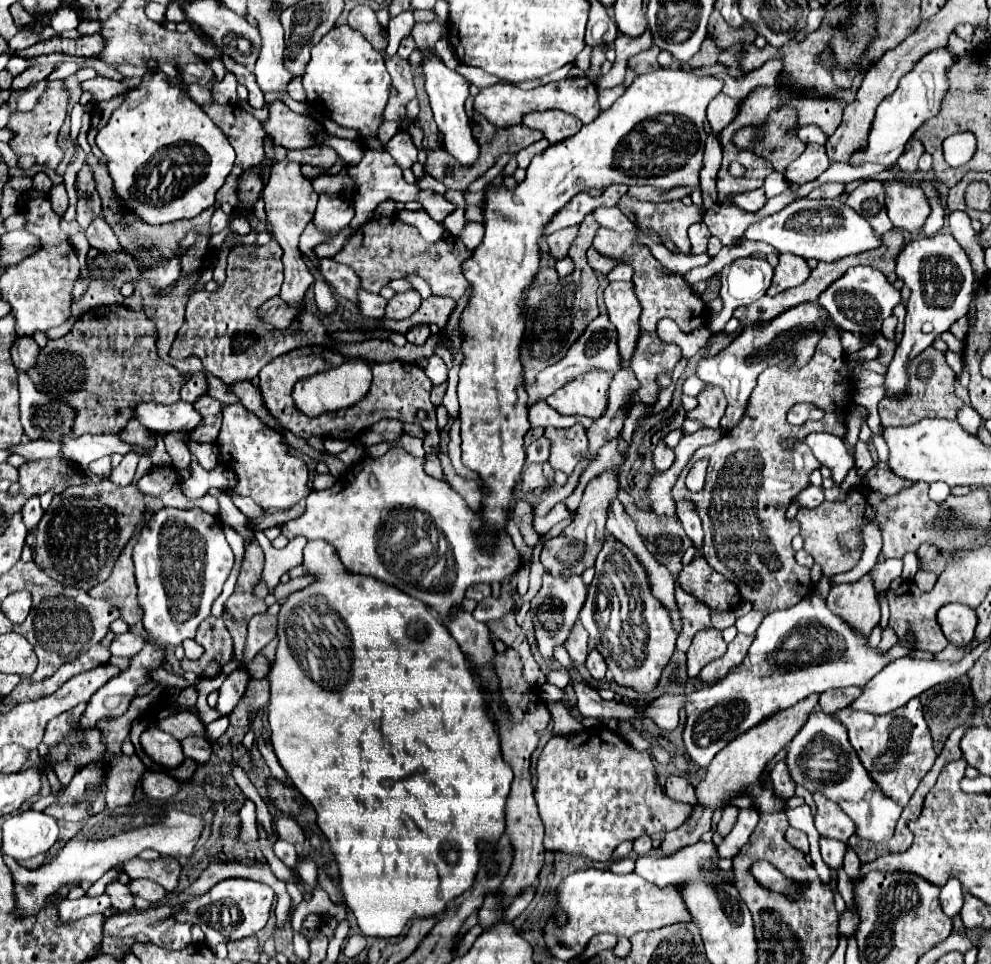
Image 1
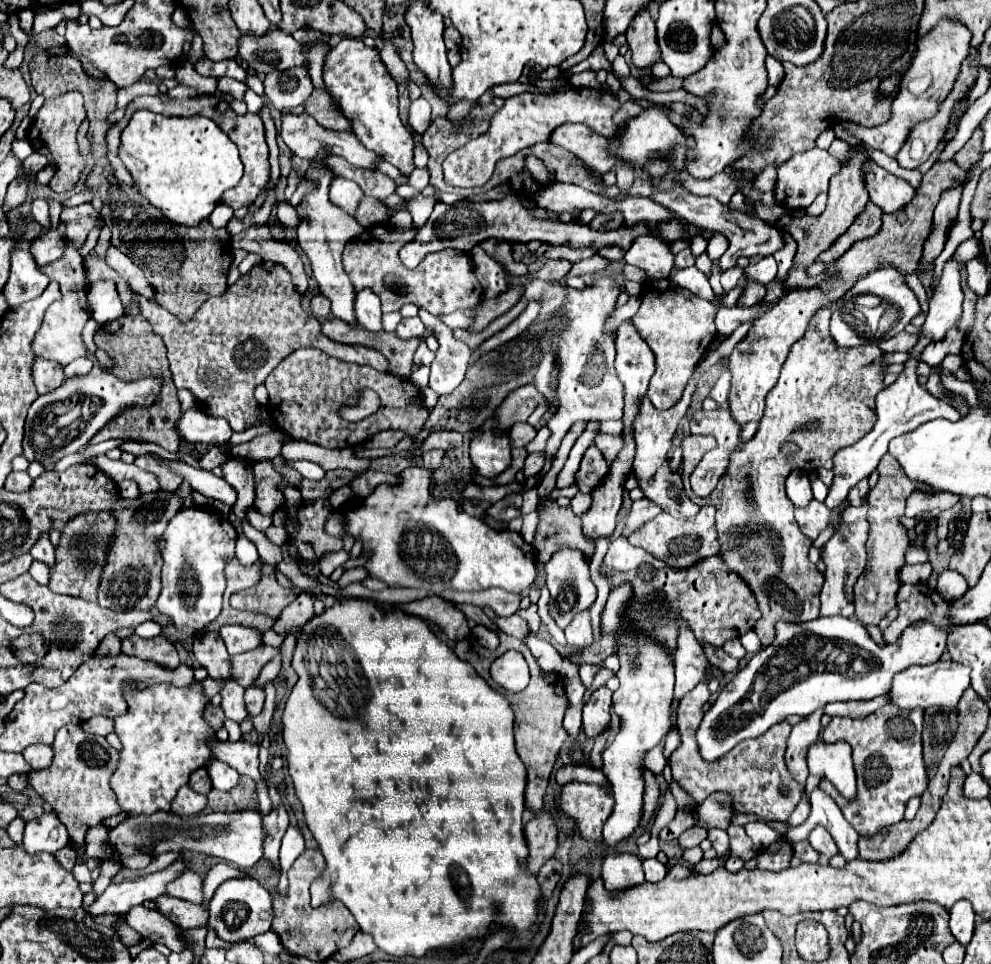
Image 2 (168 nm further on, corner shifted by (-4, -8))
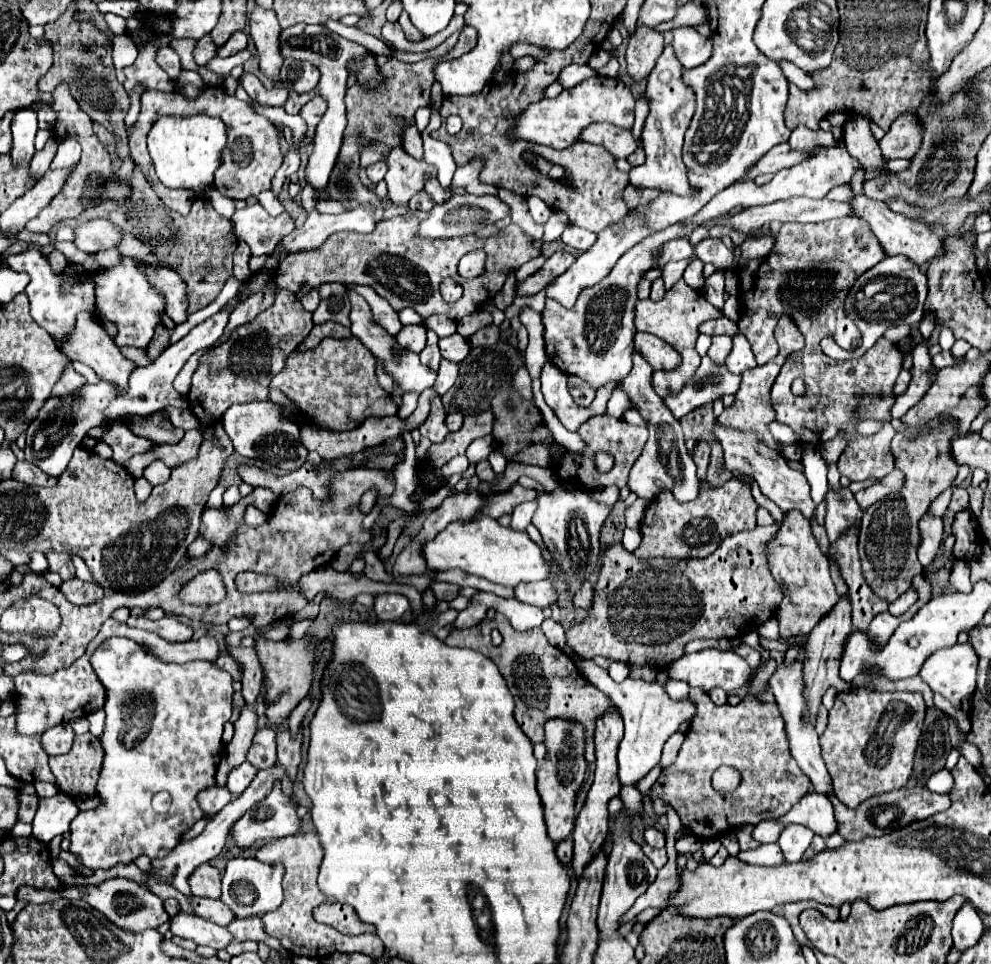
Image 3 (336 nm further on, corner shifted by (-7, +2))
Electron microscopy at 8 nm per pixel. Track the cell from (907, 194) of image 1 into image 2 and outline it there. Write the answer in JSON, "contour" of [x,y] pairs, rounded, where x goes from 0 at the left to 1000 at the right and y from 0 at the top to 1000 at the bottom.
{"contour":[[[874,169],[872,173],[876,177],[874,184],[874,196],[878,200],[878,206],[892,219],[892,221],[904,221],[912,217],[924,202],[920,192],[908,184],[902,184],[894,175],[882,169]]]}

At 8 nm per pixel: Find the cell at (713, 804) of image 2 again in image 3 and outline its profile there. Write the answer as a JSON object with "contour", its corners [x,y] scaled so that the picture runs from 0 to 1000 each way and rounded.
{"contour":[[[726,796],[726,800],[721,800],[719,816],[724,821],[740,821],[744,812],[746,812],[746,802],[740,796]]]}

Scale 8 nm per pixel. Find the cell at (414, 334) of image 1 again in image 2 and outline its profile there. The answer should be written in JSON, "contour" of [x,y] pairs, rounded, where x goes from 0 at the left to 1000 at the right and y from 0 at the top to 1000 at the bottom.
{"contour":[[[426,354],[418,366],[418,377],[420,379],[434,379],[438,374],[438,366],[432,362],[432,358]]]}

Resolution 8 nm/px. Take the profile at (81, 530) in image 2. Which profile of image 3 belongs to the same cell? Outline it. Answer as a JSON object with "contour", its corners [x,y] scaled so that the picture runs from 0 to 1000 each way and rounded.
{"contour":[[[82,601],[66,603],[62,607],[62,613],[68,619],[68,623],[72,623],[74,628],[88,628],[88,626],[98,626],[104,621],[104,609],[86,605]]]}

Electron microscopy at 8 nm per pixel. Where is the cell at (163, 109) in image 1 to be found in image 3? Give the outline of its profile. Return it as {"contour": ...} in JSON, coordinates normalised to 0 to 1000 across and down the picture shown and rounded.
{"contour":[[[211,119],[162,121],[150,136],[148,148],[158,184],[164,192],[177,196],[207,198],[211,192],[215,192],[215,182],[221,173],[223,155],[229,148],[229,134],[223,123]]]}

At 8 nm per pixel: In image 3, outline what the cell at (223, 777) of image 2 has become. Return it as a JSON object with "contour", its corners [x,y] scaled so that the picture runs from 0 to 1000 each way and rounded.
{"contour":[[[247,789],[245,794],[237,796],[237,800],[233,800],[231,808],[229,808],[229,818],[235,823],[235,825],[243,825],[255,810],[255,806],[259,804],[259,798]]]}

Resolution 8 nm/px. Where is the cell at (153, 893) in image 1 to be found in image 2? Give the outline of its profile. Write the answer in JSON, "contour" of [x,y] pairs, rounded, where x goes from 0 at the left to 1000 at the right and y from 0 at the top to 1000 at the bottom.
{"contour":[[[161,928],[155,935],[155,939],[157,939],[157,945],[165,947],[165,951],[170,951],[174,957],[186,964],[208,960],[208,953],[210,953],[210,945],[204,943],[204,939],[196,939],[172,928]]]}

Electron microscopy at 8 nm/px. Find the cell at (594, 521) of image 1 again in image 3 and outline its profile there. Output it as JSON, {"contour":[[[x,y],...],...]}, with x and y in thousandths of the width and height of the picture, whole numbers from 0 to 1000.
{"contour":[[[643,345],[641,362],[657,377],[659,383],[677,385],[687,379],[687,368],[677,358],[673,358],[671,354],[667,354],[665,350],[661,350],[657,345]]]}

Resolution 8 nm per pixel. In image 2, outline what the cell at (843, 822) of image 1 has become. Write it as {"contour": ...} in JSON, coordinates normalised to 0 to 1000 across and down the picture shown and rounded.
{"contour":[[[892,731],[872,746],[840,744],[836,754],[831,756],[831,767],[836,771],[852,767],[860,773],[862,798],[866,806],[866,827],[864,831],[848,829],[844,818],[836,816],[836,810],[827,812],[825,818],[831,818],[831,823],[844,831],[854,852],[864,860],[868,868],[876,870],[896,856],[908,854],[914,833],[934,821],[936,802],[930,785],[930,746],[930,735],[910,738],[900,735],[900,731]]]}

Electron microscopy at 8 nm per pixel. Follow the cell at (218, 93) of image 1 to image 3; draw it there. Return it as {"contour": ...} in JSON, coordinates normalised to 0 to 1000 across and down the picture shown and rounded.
{"contour":[[[239,32],[237,36],[233,36],[233,40],[219,53],[221,59],[231,59],[237,57],[239,53],[245,53],[249,49],[249,34],[247,32]]]}

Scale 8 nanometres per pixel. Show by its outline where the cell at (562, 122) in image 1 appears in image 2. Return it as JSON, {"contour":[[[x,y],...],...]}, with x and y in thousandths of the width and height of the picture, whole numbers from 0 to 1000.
{"contour":[[[585,128],[565,130],[555,140],[555,148],[565,150],[575,159],[581,159],[581,163],[585,163],[591,171],[601,175],[601,179],[605,179],[605,182],[616,177],[618,171],[622,169],[620,161],[616,161],[612,155],[614,144],[597,138],[597,134],[593,134],[591,130],[585,130]]]}

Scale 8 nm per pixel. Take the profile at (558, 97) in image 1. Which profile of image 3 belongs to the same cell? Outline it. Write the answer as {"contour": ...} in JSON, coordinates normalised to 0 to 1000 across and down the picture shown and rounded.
{"contour":[[[602,78],[602,80],[582,86],[576,92],[570,92],[560,103],[546,103],[538,107],[536,111],[532,111],[520,123],[520,134],[516,134],[516,142],[554,150],[558,155],[572,155],[580,150],[582,146],[586,146],[586,138],[590,132],[602,126],[621,128],[625,132],[639,132],[641,103],[629,84]]]}

